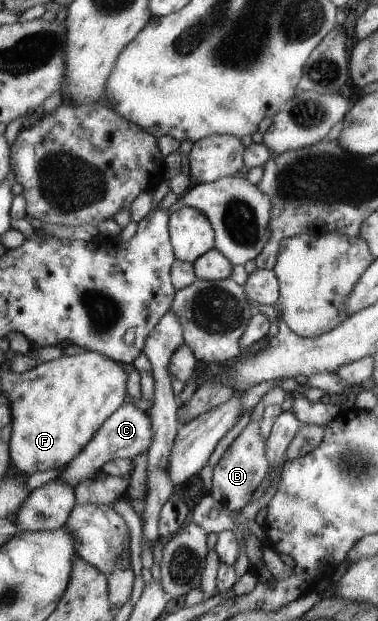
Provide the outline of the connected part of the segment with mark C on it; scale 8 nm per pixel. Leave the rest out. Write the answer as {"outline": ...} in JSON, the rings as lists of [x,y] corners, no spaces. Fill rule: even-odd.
{"outline":[[[132,401],[129,404],[123,404],[103,422],[101,428],[95,432],[92,440],[85,445],[85,448],[62,468],[63,472],[59,474],[59,480],[67,482],[75,488],[86,478],[101,471],[108,460],[132,460],[135,456],[139,456],[141,452],[145,452],[151,446],[152,438],[151,419],[147,411],[140,410],[133,405]]]}

